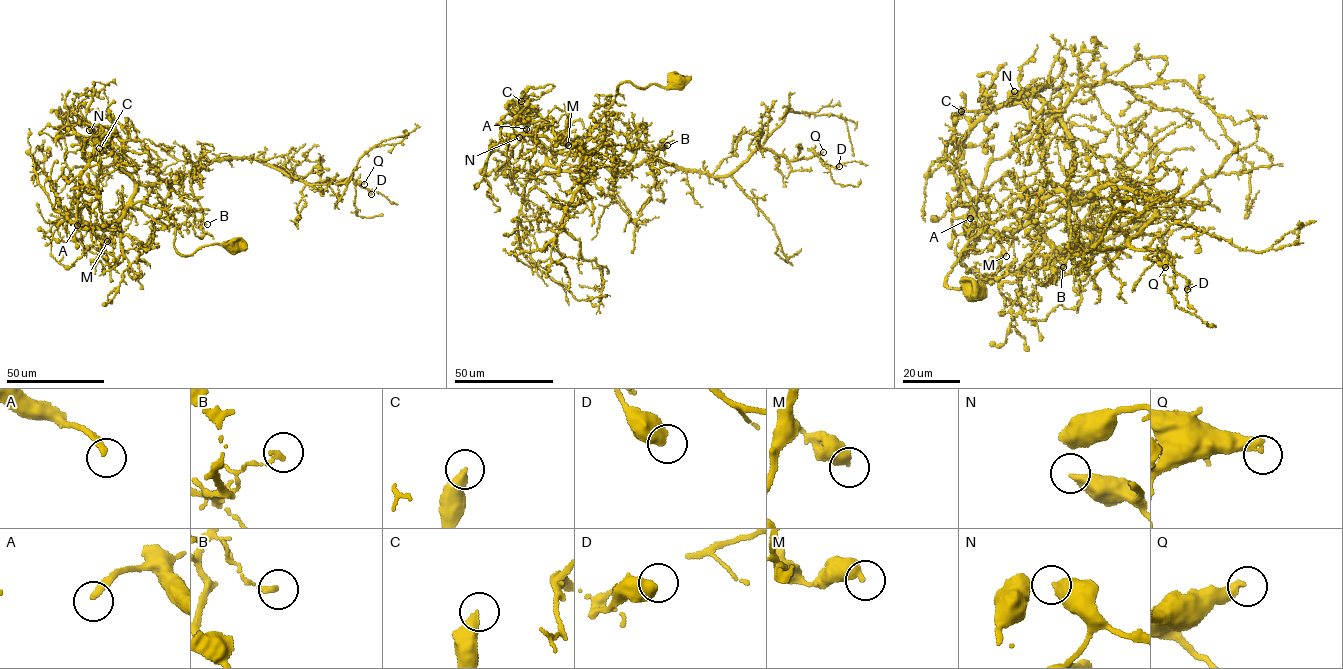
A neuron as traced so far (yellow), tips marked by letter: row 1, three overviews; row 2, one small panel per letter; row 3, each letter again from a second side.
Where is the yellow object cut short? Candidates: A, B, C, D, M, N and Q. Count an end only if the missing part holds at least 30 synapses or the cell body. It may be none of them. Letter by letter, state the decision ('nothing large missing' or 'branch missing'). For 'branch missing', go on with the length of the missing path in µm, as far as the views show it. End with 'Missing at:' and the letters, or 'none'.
A: nothing large missing
B: nothing large missing
C: nothing large missing
D: nothing large missing
M: nothing large missing
N: nothing large missing
Q: branch missing; about 70 µm are missing
Missing at: Q

